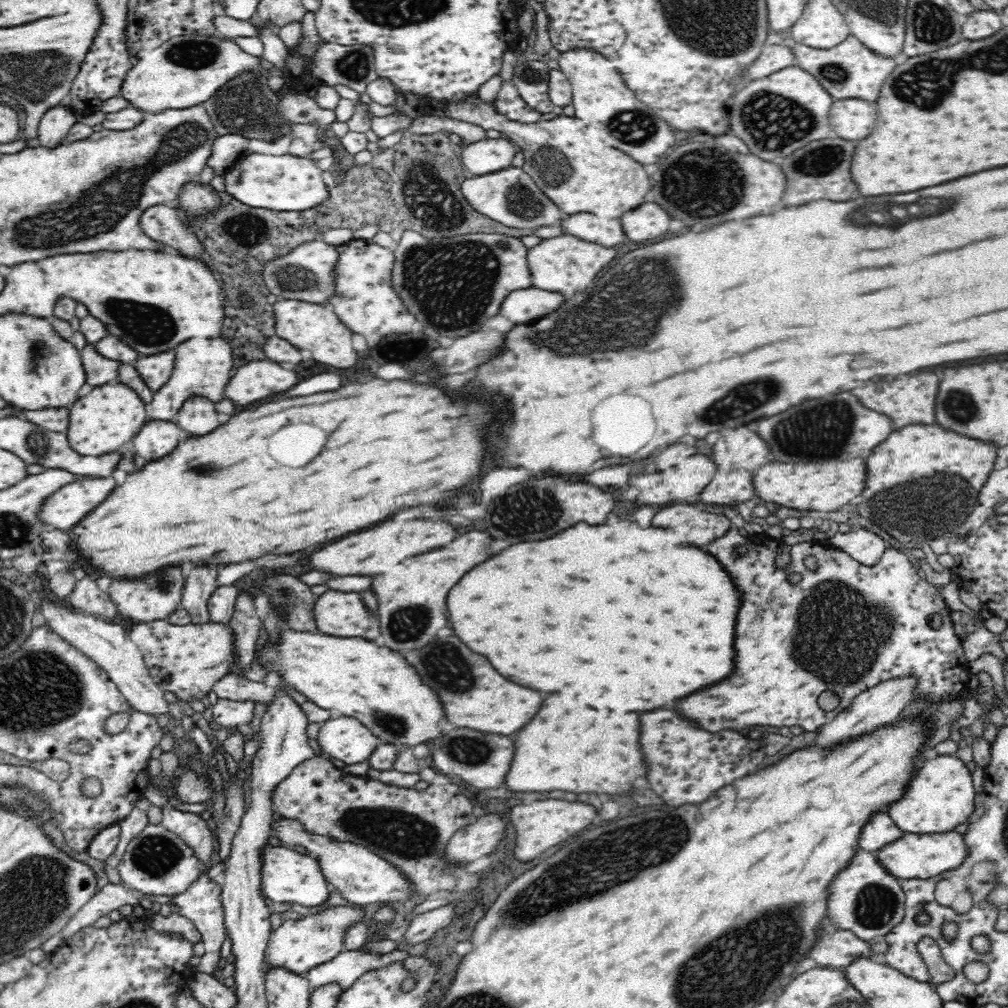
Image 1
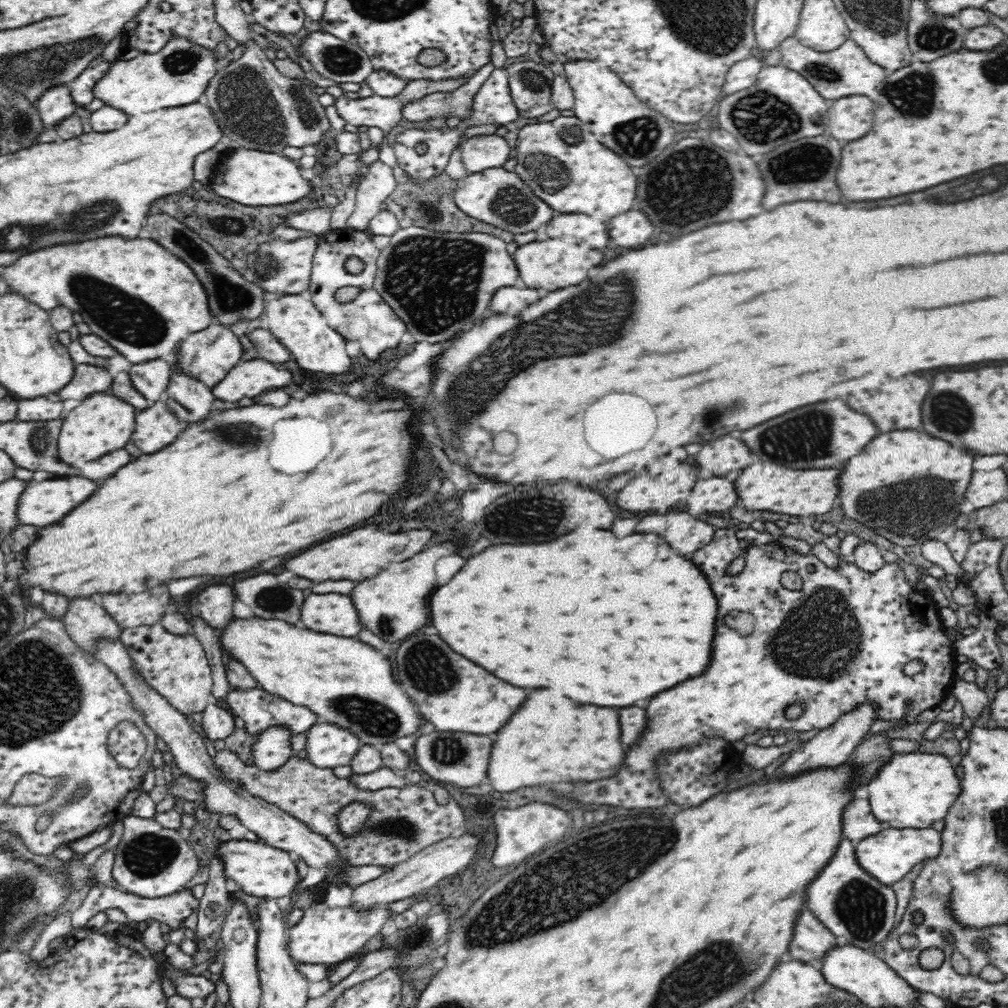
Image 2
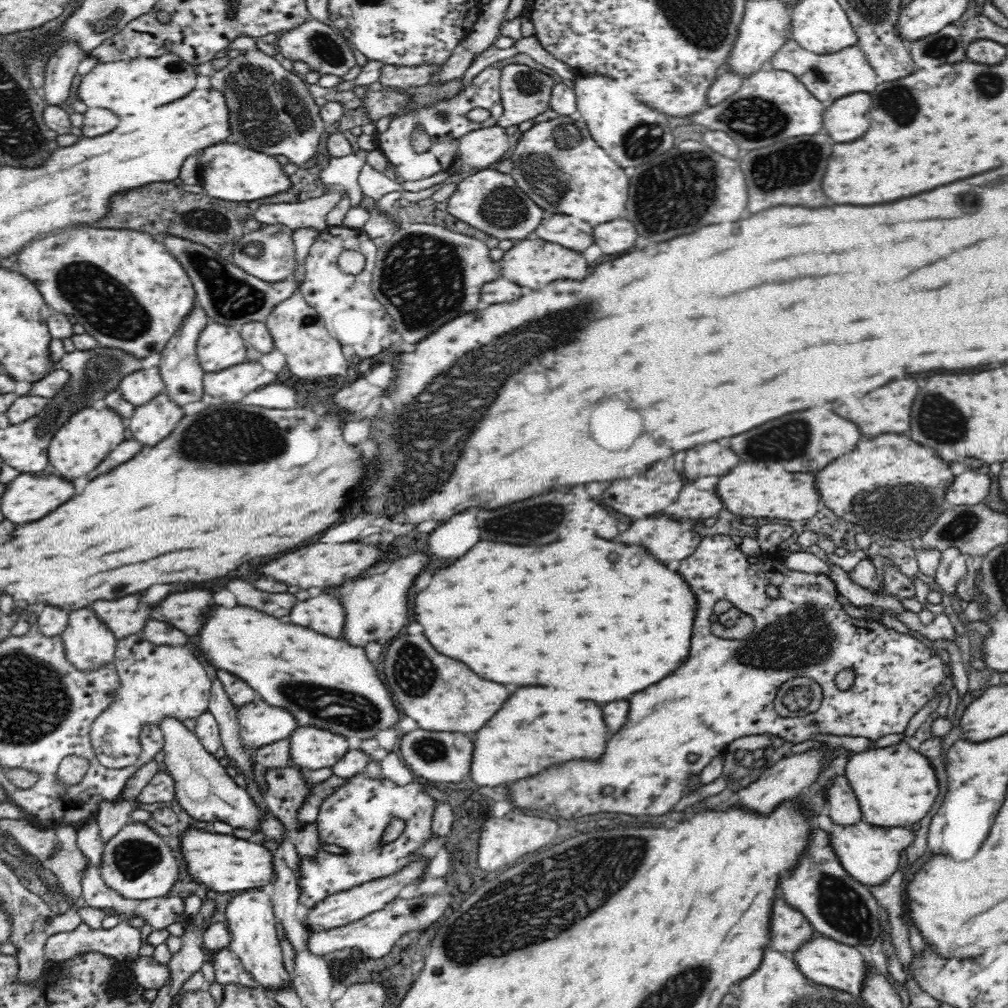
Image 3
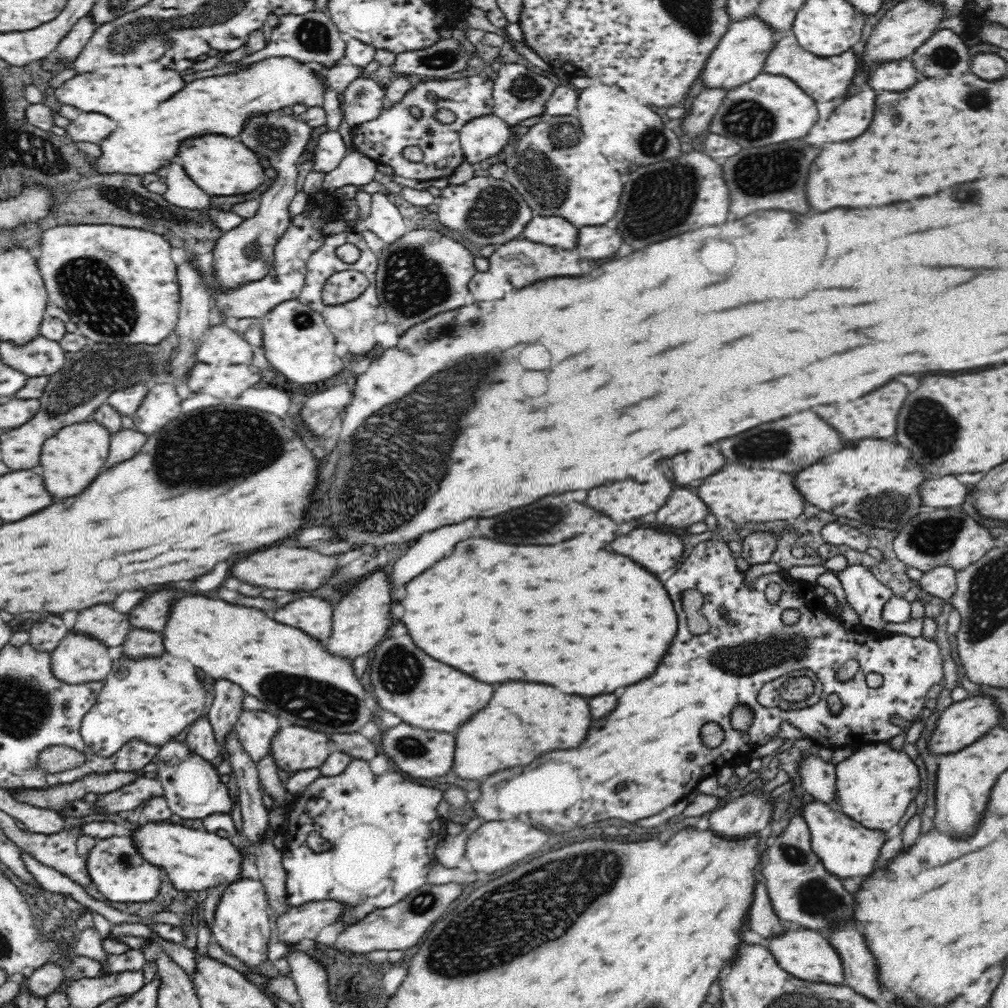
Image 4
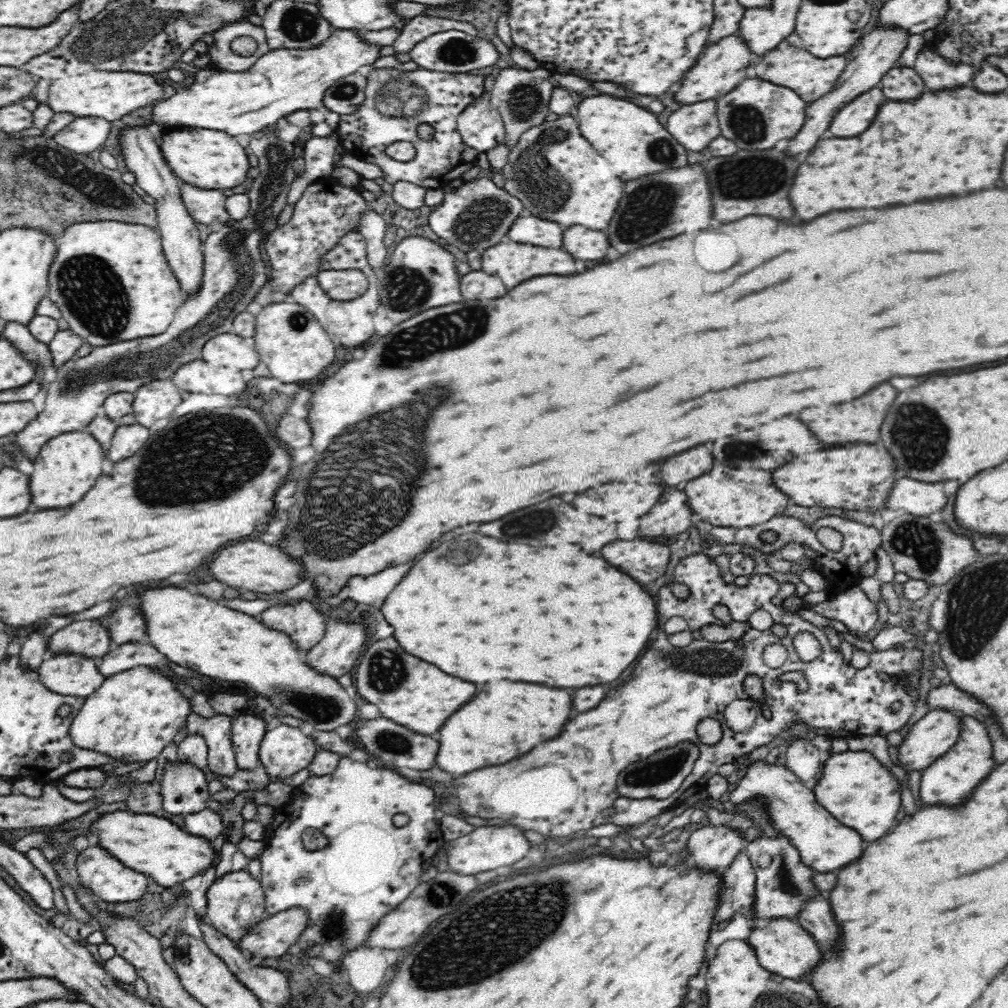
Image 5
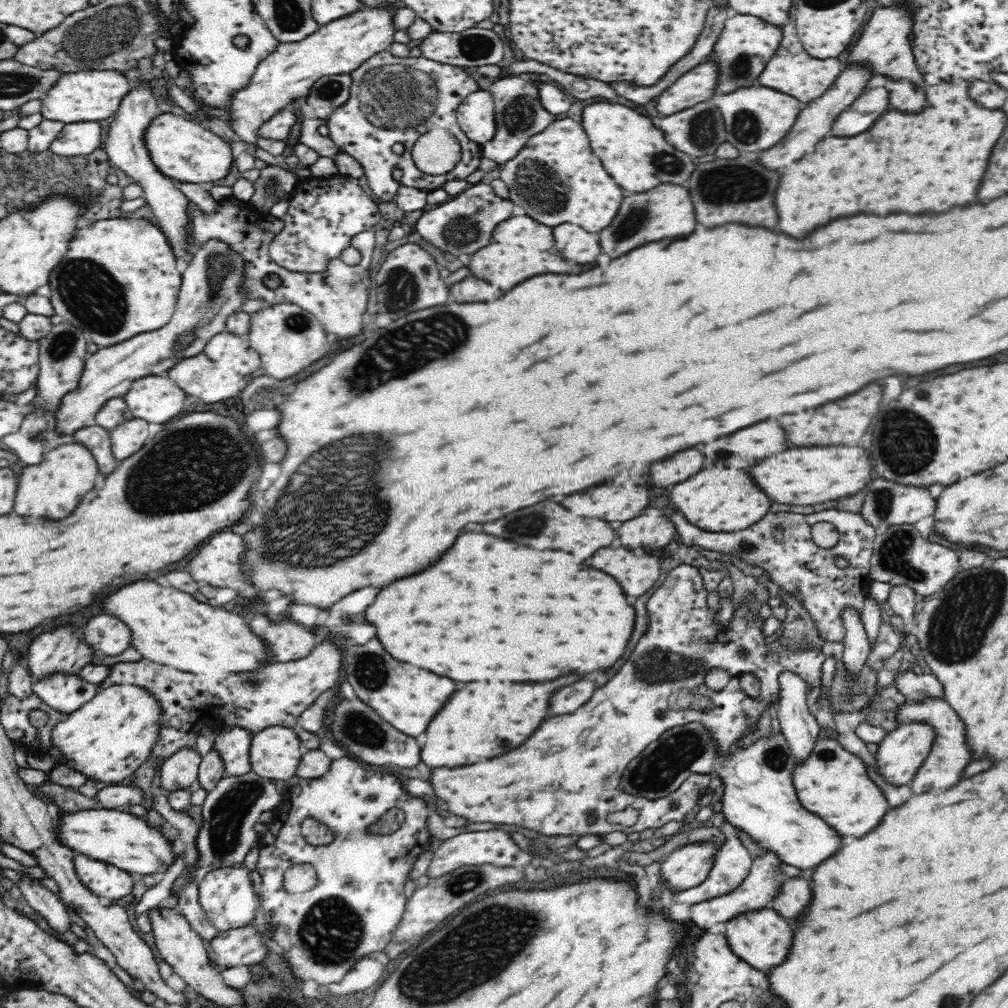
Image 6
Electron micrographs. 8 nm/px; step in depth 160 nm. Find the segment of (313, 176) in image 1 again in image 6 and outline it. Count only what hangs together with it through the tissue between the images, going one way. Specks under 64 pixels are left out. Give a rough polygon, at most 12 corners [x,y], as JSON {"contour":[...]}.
{"contour":[[160,111],[144,130],[171,179],[211,184],[233,166],[230,145],[196,120]]}

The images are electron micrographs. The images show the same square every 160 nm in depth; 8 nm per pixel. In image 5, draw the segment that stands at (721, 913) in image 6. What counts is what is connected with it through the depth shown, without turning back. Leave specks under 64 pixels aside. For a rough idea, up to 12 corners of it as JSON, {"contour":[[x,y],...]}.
{"contour":[[780,835],[746,842],[749,916],[795,919],[815,871]]}

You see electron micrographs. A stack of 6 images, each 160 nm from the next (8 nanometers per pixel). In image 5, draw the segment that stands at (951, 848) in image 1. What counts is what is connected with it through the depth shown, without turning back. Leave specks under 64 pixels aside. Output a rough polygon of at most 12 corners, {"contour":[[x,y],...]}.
{"contour":[[747,764],[729,794],[764,804],[804,865],[834,872],[862,837],[816,801],[787,764]]}

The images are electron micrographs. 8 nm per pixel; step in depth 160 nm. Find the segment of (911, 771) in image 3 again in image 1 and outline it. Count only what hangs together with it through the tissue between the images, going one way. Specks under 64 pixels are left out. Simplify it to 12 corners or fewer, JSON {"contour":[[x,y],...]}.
{"contour":[[954,755],[924,760],[888,815],[905,833],[940,833],[974,811]]}

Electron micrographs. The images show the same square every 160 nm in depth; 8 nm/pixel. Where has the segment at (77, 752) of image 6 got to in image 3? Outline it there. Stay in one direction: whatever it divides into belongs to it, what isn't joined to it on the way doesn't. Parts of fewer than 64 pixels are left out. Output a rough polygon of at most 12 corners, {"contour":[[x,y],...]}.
{"contour":[[117,641],[118,686],[91,721],[99,764],[139,760],[141,730],[198,718],[211,681],[188,644]]}

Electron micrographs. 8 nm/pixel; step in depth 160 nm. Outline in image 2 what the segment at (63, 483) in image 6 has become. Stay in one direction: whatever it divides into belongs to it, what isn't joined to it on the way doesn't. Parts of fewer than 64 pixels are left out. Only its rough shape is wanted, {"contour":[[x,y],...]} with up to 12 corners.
{"contour":[[93,393],[64,418],[56,453],[80,464],[124,448],[135,409]]}

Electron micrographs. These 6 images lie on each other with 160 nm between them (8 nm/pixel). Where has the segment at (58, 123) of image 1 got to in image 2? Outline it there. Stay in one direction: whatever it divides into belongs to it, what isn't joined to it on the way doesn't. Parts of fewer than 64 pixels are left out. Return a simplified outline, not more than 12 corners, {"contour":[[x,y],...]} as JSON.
{"contour":[[67,84],[44,90],[36,100],[46,128],[77,108]]}

